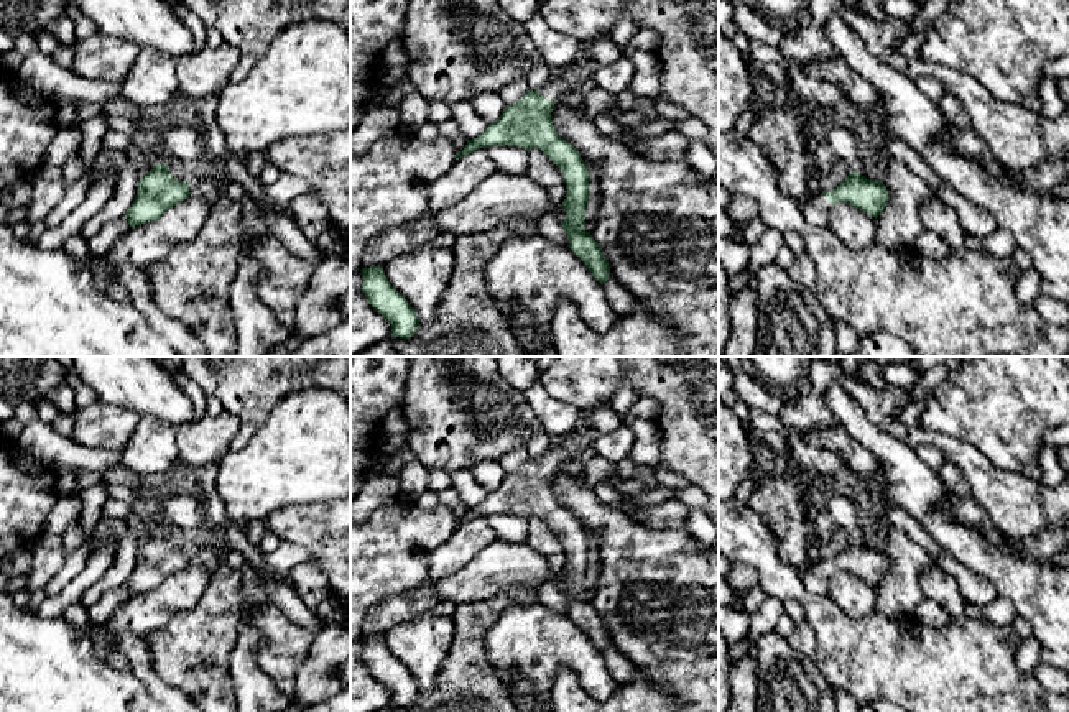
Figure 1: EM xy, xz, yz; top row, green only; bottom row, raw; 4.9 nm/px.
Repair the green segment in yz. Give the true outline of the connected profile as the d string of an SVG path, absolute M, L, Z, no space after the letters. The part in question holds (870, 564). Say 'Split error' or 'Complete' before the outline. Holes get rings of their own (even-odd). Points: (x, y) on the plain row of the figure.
Split error. M850 539L839 554L809 569L801 580L811 594L826 594L831 577L845 571L877 587L886 576L888 567L888 557L882 549L867 548L858 539Z

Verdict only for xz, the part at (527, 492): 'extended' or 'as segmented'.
extended

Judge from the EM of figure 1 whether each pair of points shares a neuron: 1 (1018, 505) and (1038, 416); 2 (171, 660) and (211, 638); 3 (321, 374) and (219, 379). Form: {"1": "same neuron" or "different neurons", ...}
{"1": "different neurons", "2": "same neuron", "3": "same neuron"}

